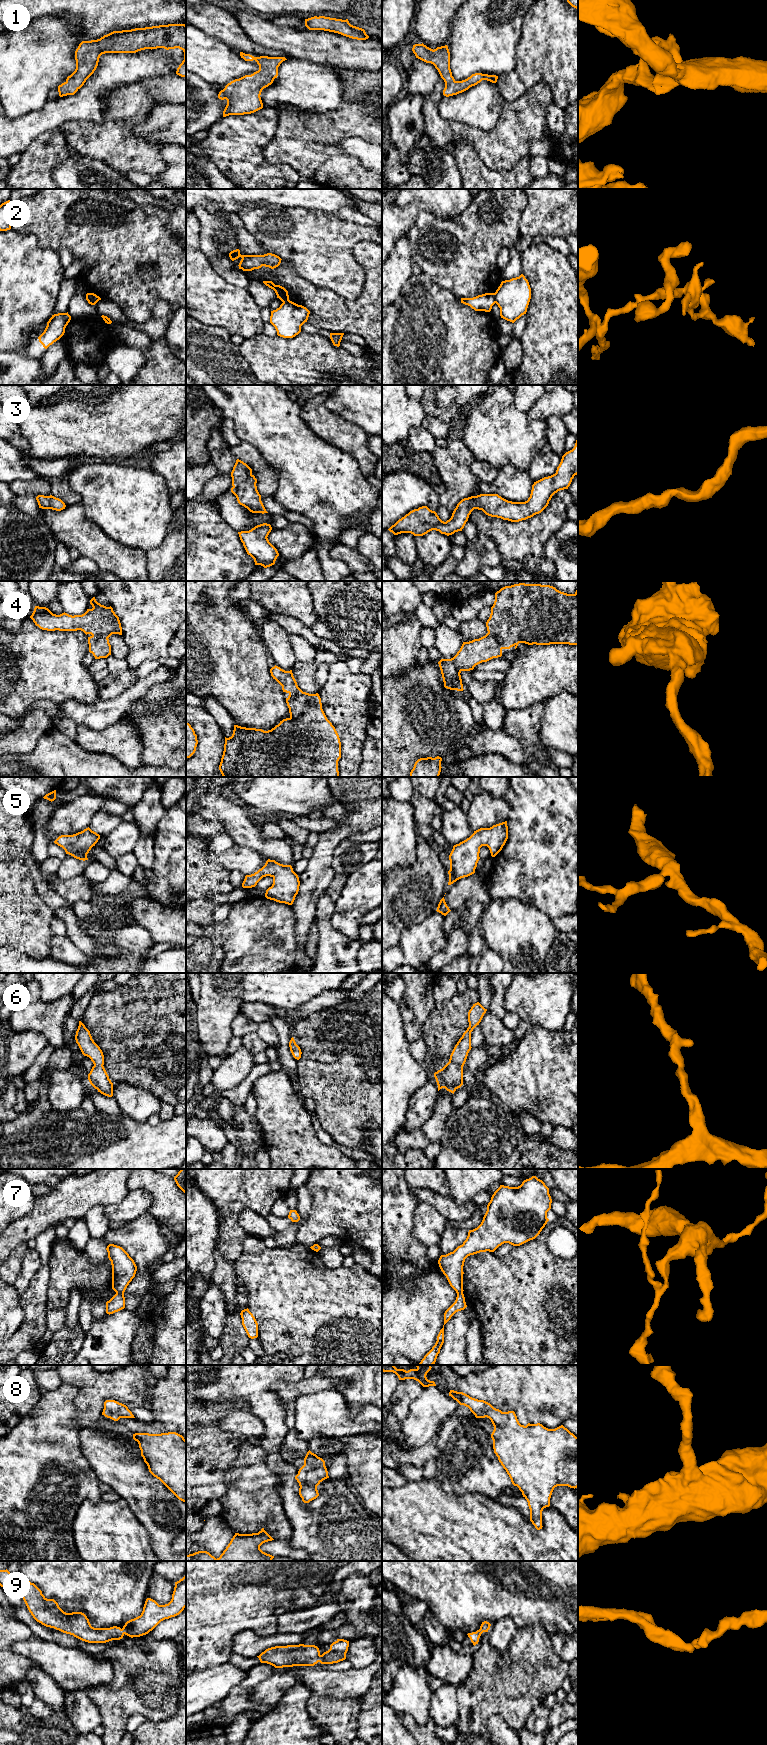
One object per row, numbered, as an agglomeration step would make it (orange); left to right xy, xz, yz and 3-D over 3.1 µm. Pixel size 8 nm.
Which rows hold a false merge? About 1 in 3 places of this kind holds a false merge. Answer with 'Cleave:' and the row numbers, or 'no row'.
Cleave: 2, 7

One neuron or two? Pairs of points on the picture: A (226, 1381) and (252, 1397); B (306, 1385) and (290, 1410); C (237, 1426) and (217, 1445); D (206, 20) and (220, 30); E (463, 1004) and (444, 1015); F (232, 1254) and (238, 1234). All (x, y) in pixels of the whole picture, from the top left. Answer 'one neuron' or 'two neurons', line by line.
A: one neuron
B: one neuron
C: two neurons
D: one neuron
E: one neuron
F: one neuron

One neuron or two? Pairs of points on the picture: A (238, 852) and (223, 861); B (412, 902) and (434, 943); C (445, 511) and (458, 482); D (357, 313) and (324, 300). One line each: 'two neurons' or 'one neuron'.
A: one neuron
B: two neurons
C: one neuron
D: one neuron

